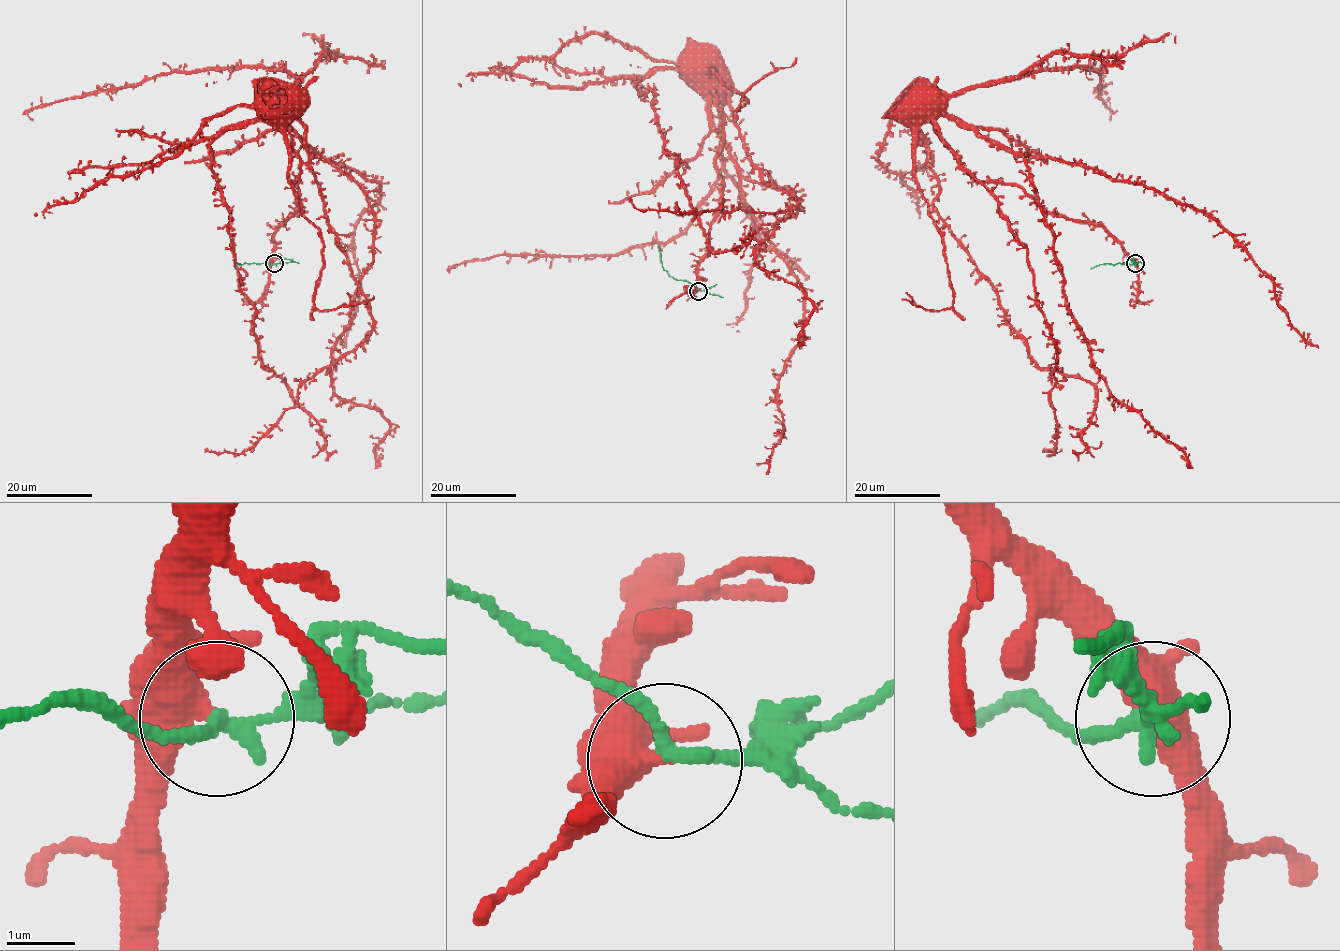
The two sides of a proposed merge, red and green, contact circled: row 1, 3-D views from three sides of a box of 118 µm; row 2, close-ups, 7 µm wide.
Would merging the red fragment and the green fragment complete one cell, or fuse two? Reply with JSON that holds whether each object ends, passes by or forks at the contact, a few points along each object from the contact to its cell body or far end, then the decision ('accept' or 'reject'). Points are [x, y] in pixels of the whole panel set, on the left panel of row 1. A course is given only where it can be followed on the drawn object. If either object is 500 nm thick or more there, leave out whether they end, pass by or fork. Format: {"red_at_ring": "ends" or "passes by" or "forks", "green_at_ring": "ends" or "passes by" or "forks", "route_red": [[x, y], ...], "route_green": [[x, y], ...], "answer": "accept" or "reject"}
{"route_red": [[274, 263], [274, 233], [295, 213], [298, 190], [292, 184], [298, 180], [299, 156], [269, 89]], "route_green": [[274, 263], [237, 263], [235, 268]], "answer": "reject"}

